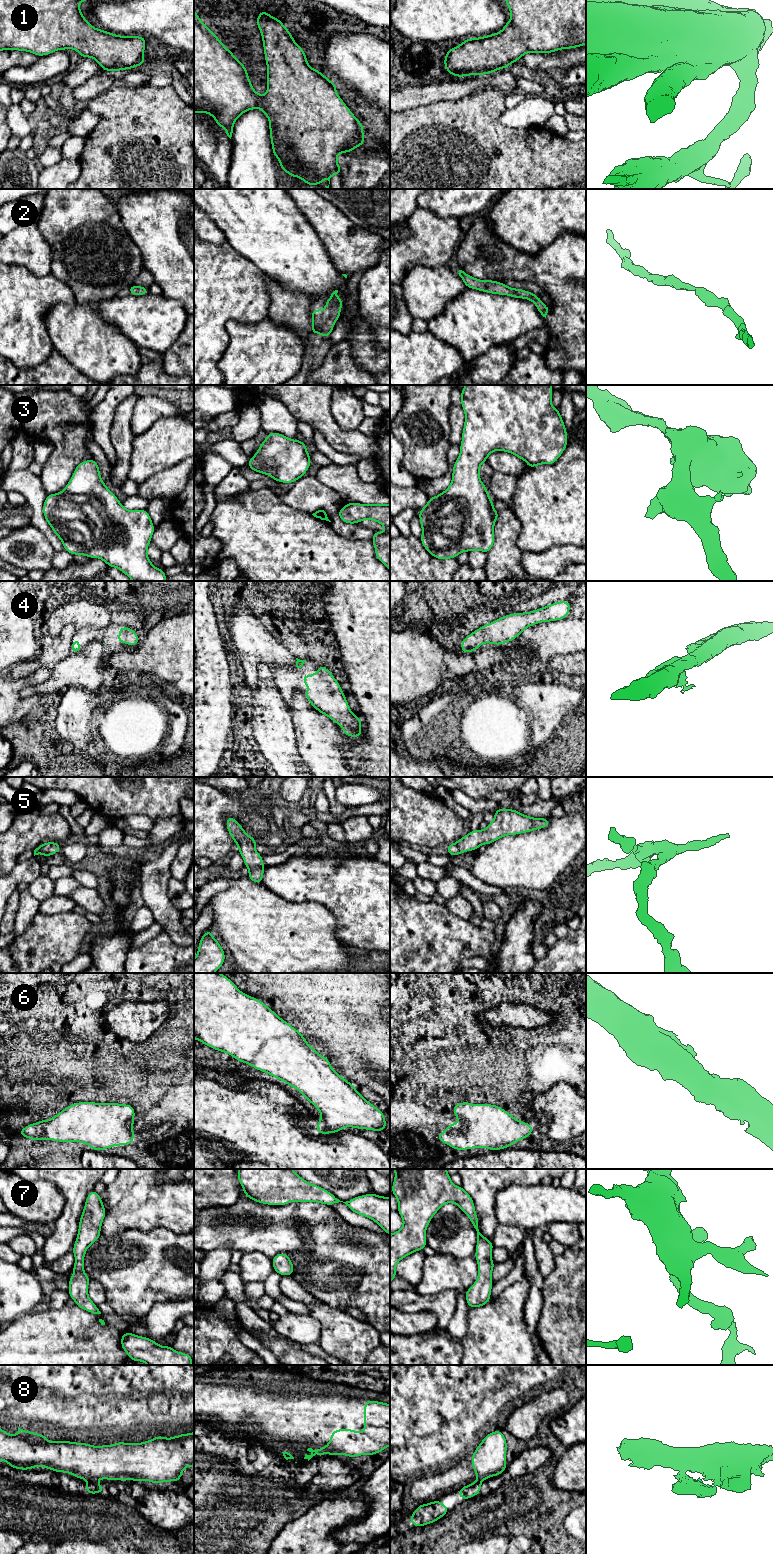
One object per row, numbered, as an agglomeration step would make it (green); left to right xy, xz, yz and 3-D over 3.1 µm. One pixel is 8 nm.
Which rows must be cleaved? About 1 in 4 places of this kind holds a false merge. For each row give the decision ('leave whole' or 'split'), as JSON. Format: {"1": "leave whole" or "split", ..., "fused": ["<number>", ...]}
{"1": "leave whole", "2": "leave whole", "3": "leave whole", "4": "leave whole", "5": "leave whole", "6": "leave whole", "7": "leave whole", "8": "split", "fused": ["8"]}

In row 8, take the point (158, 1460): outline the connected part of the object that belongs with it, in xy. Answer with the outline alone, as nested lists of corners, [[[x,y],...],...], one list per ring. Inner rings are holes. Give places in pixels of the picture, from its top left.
[[[19,1427],[18,1431],[18,1434],[11,1435],[0,1428],[0,1461],[6,1461],[8,1466],[23,1471],[42,1466],[87,1481],[103,1478],[109,1481],[134,1480],[139,1483],[147,1480],[157,1484],[179,1481],[185,1467],[194,1468],[194,1431],[191,1434],[180,1433],[172,1438],[157,1435],[154,1439],[137,1444],[116,1442],[101,1446],[71,1441],[51,1442],[46,1439],[46,1434],[41,1435]]]

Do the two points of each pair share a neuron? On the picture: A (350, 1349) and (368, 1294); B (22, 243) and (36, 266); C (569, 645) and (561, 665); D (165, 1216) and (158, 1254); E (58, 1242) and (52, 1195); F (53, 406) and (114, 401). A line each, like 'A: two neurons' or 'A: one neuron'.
A: two neurons
B: one neuron
C: two neurons
D: two neurons
E: two neurons
F: two neurons

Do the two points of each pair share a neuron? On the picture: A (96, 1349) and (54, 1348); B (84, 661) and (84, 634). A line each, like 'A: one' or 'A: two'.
A: one
B: one

